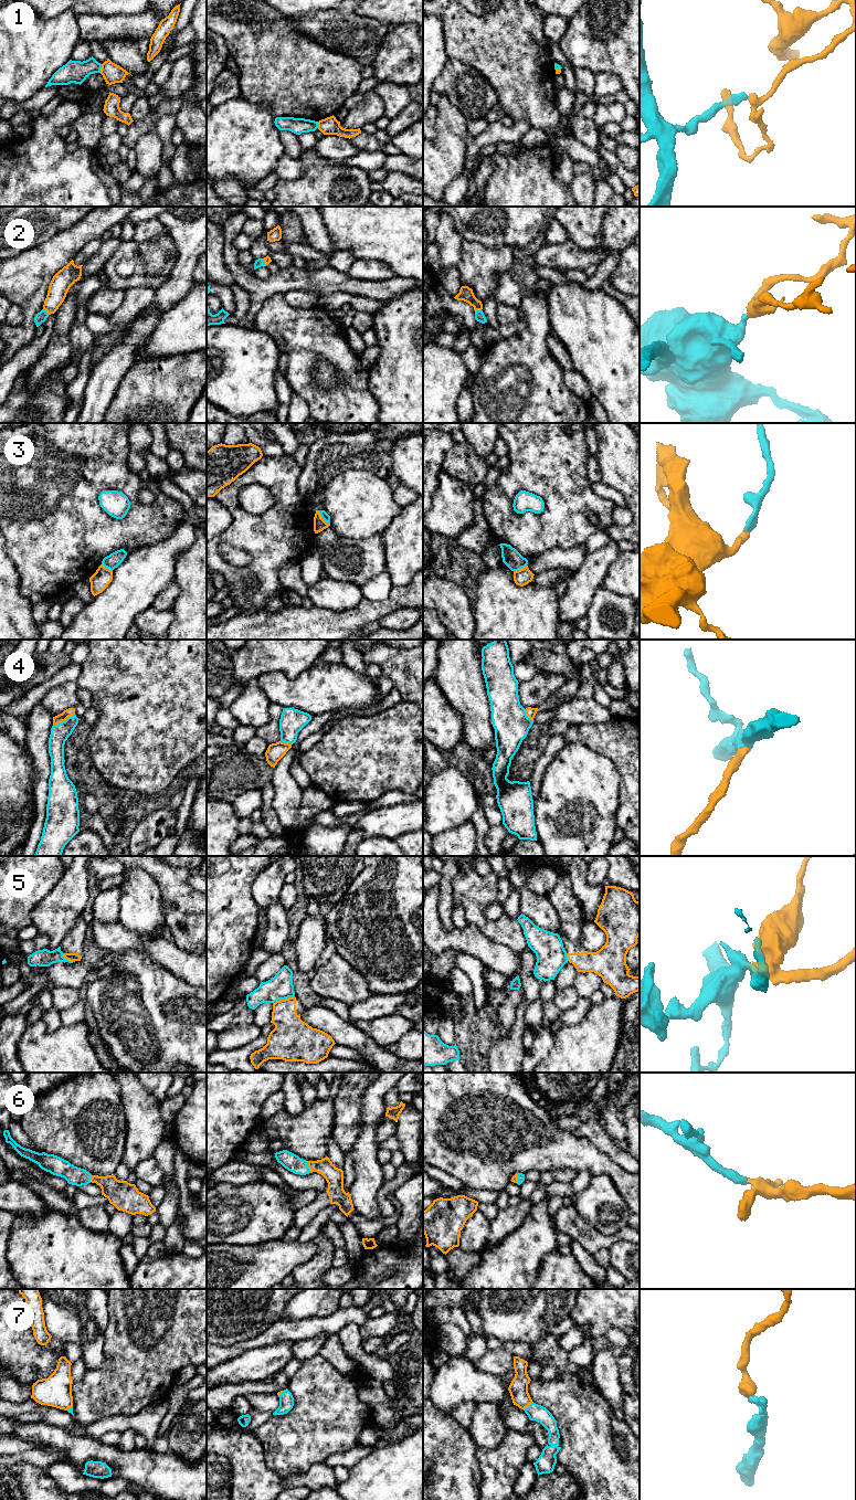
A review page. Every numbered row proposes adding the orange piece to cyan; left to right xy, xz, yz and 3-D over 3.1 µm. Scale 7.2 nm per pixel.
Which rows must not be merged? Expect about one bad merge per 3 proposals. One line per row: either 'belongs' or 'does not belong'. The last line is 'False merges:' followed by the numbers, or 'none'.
1: does not belong
2: belongs
3: does not belong
4: belongs
5: does not belong
6: belongs
7: belongs
False merges: 1, 3, 5

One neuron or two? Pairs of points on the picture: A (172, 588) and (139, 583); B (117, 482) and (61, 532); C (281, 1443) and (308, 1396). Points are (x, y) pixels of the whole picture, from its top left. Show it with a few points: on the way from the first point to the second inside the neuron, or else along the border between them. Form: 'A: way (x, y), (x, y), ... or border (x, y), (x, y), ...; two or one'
A: border (173, 581), (156, 597), (150, 606); two
B: way (101, 483), (67, 516); one
C: way (292, 1432), (308, 1415), (308, 1407); one

